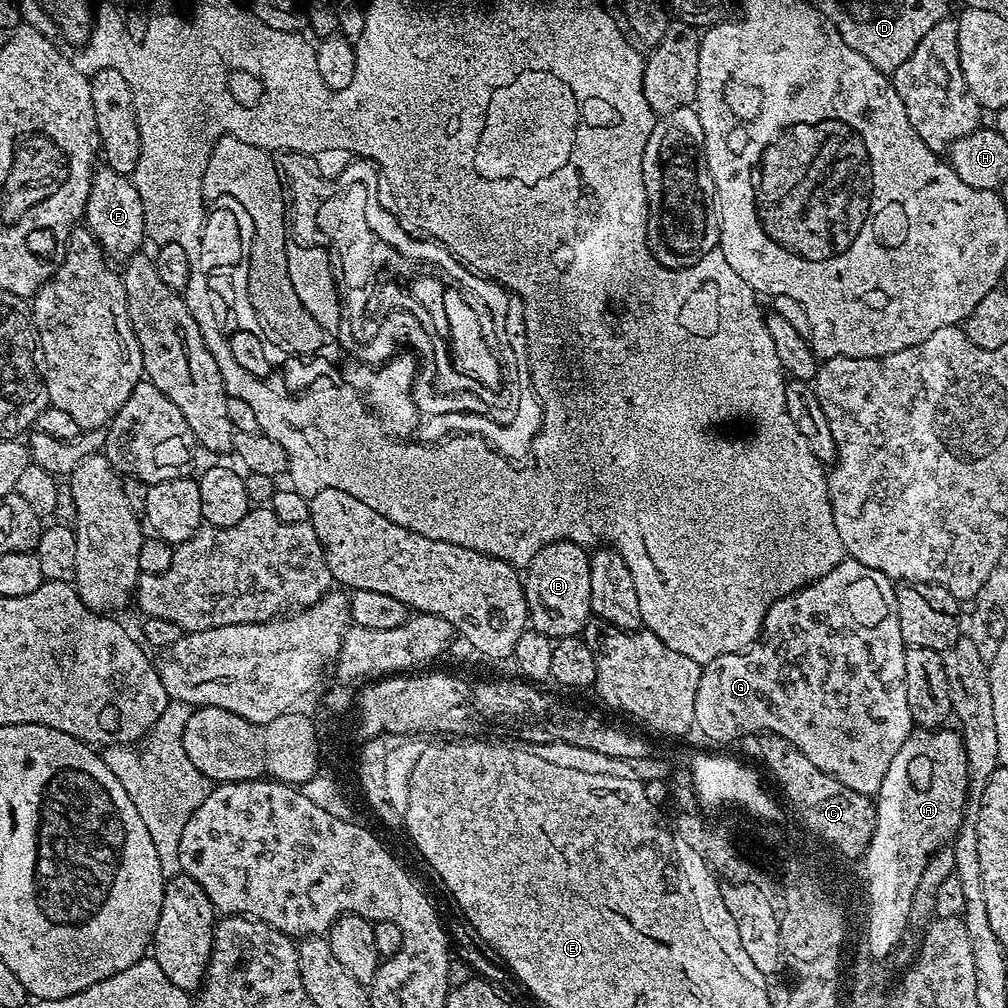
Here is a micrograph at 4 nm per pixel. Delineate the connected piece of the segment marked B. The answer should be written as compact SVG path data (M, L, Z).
M569 540L550 542L532 561L522 576L528 618L535 631L546 634L555 642L567 636L579 636L593 619L590 606L589 549Z

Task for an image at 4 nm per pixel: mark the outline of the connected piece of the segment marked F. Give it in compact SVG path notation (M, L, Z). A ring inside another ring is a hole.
M100 166L92 173L92 185L90 186L90 198L86 202L83 223L89 232L93 232L96 241L102 246L105 256L109 261L127 262L131 256L137 255L140 248L146 244L146 218L142 210L142 198L138 198L138 190L133 186L129 177L118 174L118 170L107 166Z

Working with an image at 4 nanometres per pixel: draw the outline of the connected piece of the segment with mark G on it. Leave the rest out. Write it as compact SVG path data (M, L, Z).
M846 558L821 580L774 602L760 639L751 648L722 654L701 667L694 698L696 728L706 739L720 744L773 732L794 742L818 770L838 778L842 786L875 797L894 754L902 750L902 742L914 730L910 698L906 698L905 647L898 624L896 584L882 570Z

